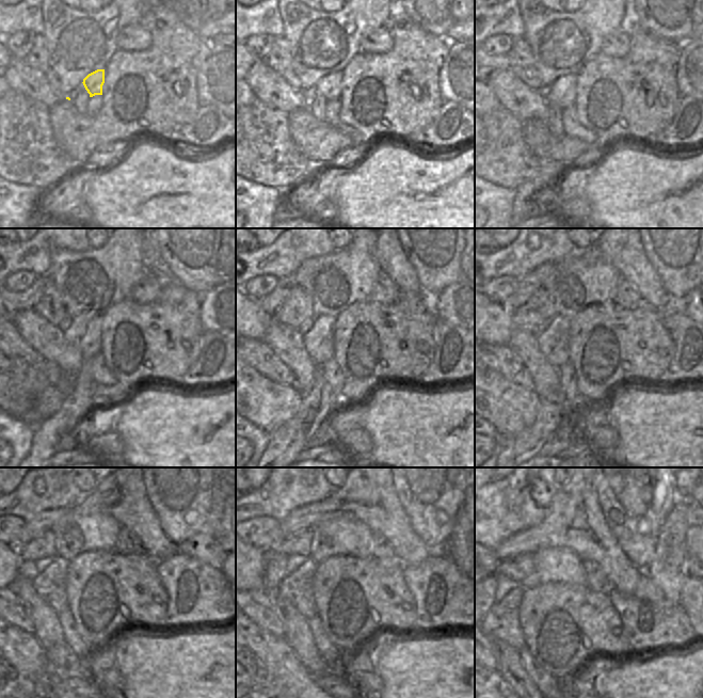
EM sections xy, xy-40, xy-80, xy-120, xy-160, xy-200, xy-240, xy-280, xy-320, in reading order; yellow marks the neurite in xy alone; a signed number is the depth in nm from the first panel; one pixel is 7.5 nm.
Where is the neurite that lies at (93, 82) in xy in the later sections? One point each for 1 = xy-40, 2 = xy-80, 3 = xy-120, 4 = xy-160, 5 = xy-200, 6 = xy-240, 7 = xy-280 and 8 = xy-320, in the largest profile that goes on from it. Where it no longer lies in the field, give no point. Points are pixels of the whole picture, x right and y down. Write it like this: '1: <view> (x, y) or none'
1: xy-40 (330, 86)
2: xy-80 (562, 93)
3: xy-120 (84, 333)
4: xy-160 (318, 342)
5: xy-200 (554, 343)
6: xy-240 (50, 584)
7: xy-280 (293, 583)
8: xy-320 (537, 571)

